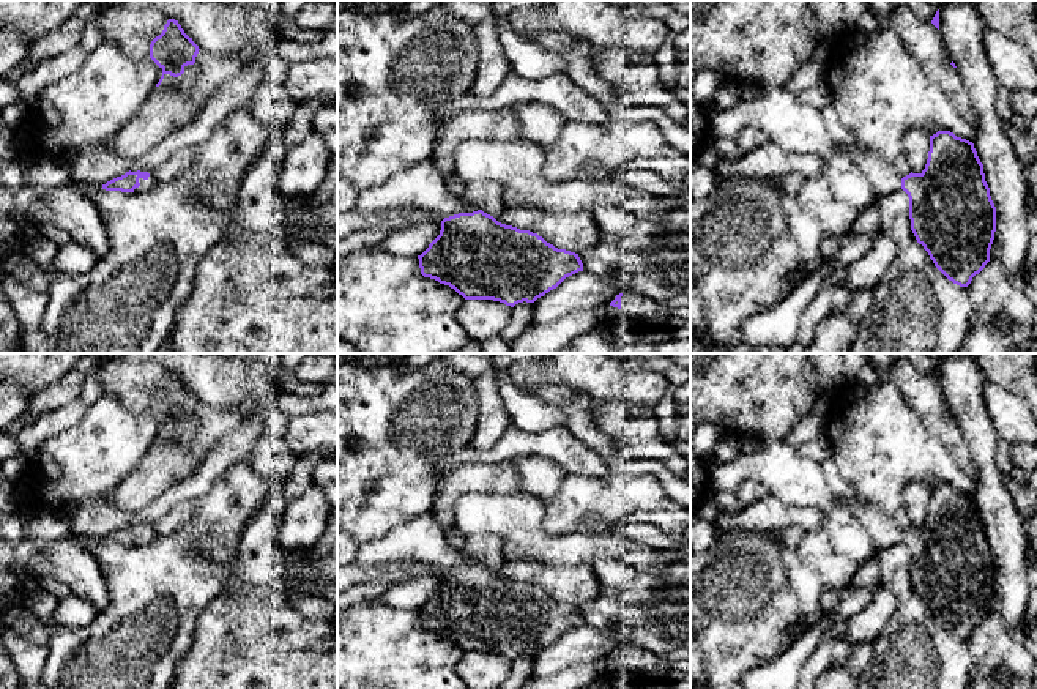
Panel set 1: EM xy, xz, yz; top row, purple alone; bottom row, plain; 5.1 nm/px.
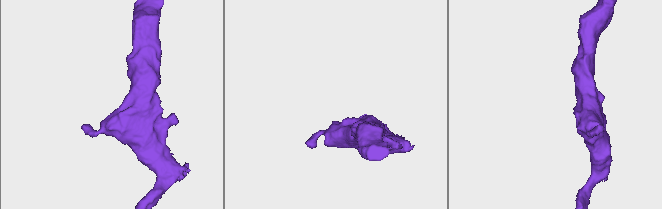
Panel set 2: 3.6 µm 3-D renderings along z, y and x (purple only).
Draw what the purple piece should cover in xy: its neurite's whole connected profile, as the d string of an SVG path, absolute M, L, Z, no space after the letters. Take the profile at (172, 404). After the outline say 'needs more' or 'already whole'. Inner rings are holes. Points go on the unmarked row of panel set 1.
M169 372L164 383L150 397L150 412L162 423L156 440L161 438L165 427L178 430L188 418L195 416L199 399L189 391L178 374Z; already whole

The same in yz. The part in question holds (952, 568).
M950 484L930 489L930 505L920 527L900 530L897 519L865 500L845 503L835 498L838 508L848 509L865 528L876 550L903 542L909 550L911 583L928 605L935 620L953 637L968 640L990 615L990 602L996 585L996 560L985 534L983 517L974 497Z; needs more

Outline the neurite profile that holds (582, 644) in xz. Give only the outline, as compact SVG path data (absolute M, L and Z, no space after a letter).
M578 624L533 656L533 676L547 678L574 665L610 657L623 645L615 635Z

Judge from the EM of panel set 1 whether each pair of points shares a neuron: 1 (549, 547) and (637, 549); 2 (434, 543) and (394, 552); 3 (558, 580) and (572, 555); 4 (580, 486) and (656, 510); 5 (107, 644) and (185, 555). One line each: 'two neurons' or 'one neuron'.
1: one neuron
2: one neuron
3: two neurons
4: one neuron
5: one neuron

